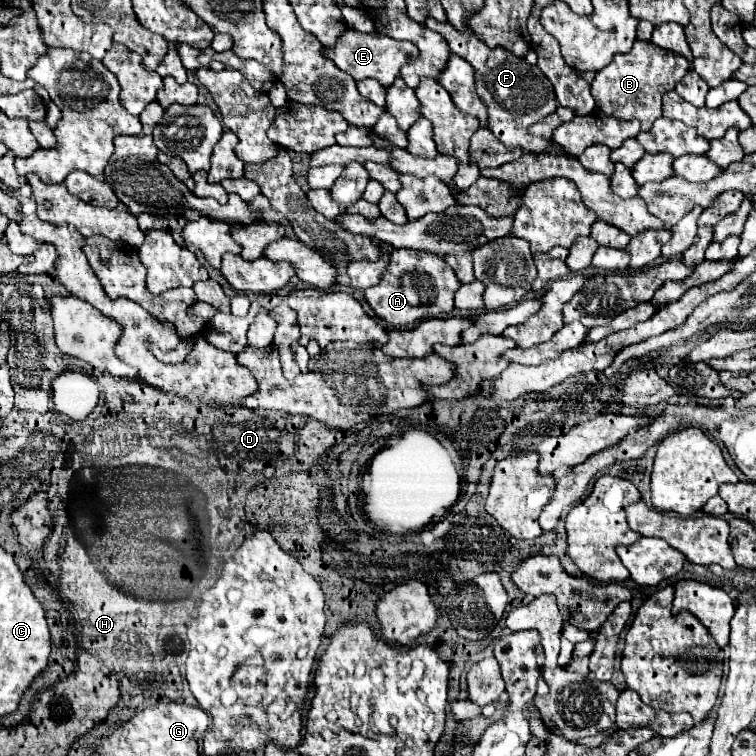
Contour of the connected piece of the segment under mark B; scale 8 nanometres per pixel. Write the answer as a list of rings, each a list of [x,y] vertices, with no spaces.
[[[636,40],[630,52],[614,56],[614,60],[606,68],[596,72],[596,78],[592,82],[592,96],[596,100],[596,108],[620,120],[636,118],[642,122],[642,130],[648,132],[654,120],[662,116],[662,96],[674,90],[674,86],[688,74],[688,70],[688,58],[658,48],[652,42]]]

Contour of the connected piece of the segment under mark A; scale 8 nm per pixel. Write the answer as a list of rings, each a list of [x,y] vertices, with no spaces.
[[[394,250],[390,254],[386,270],[380,276],[380,282],[368,288],[364,292],[364,298],[380,320],[398,328],[416,326],[422,320],[450,314],[454,310],[454,294],[458,288],[460,280],[440,256],[414,250]]]

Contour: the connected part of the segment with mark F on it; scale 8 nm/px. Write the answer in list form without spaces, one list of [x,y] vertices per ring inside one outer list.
[[[426,20],[426,26],[442,34],[448,40],[450,50],[472,64],[476,92],[488,108],[488,128],[494,132],[494,136],[510,148],[522,146],[524,150],[528,148],[528,152],[544,152],[550,141],[528,134],[530,124],[544,120],[558,108],[554,86],[550,84],[550,80],[546,80],[542,70],[538,66],[530,66],[526,60],[514,56],[512,52],[504,52],[502,48],[488,48],[486,44],[482,44],[482,40],[478,40],[478,36],[462,34],[456,28],[450,28],[448,22]]]

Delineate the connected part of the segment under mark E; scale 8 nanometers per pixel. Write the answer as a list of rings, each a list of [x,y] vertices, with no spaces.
[[[348,30],[348,32],[344,32],[342,40],[338,40],[338,48],[324,50],[324,56],[328,56],[342,72],[350,74],[354,80],[374,78],[384,88],[388,88],[388,86],[394,84],[396,78],[400,78],[400,68],[418,58],[418,48],[410,42],[394,40],[394,38],[390,38],[386,34],[380,34],[380,32],[362,34],[362,32],[356,32],[356,30]]]

